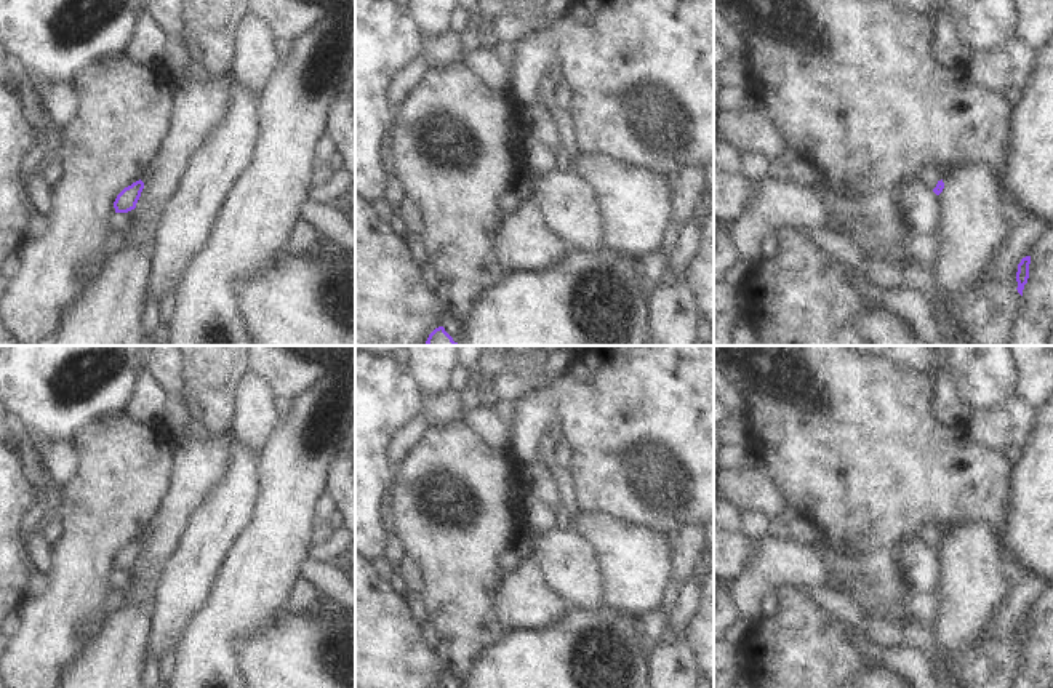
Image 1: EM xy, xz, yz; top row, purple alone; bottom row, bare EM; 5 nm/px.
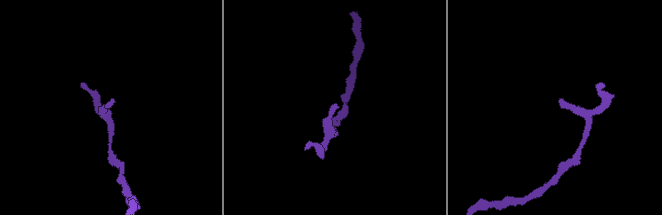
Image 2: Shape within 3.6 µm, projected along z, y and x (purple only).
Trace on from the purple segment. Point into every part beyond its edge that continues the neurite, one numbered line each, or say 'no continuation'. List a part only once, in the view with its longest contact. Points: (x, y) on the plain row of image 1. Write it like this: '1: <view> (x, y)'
1: yz (930, 535)

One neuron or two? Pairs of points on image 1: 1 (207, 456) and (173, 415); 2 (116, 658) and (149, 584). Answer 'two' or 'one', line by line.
1: two
2: one

